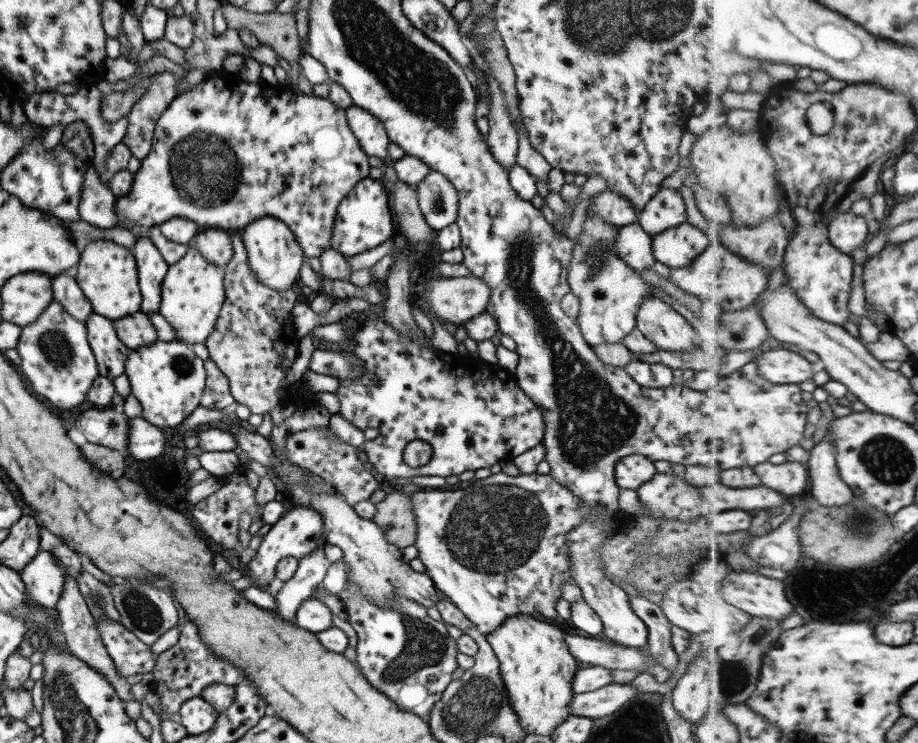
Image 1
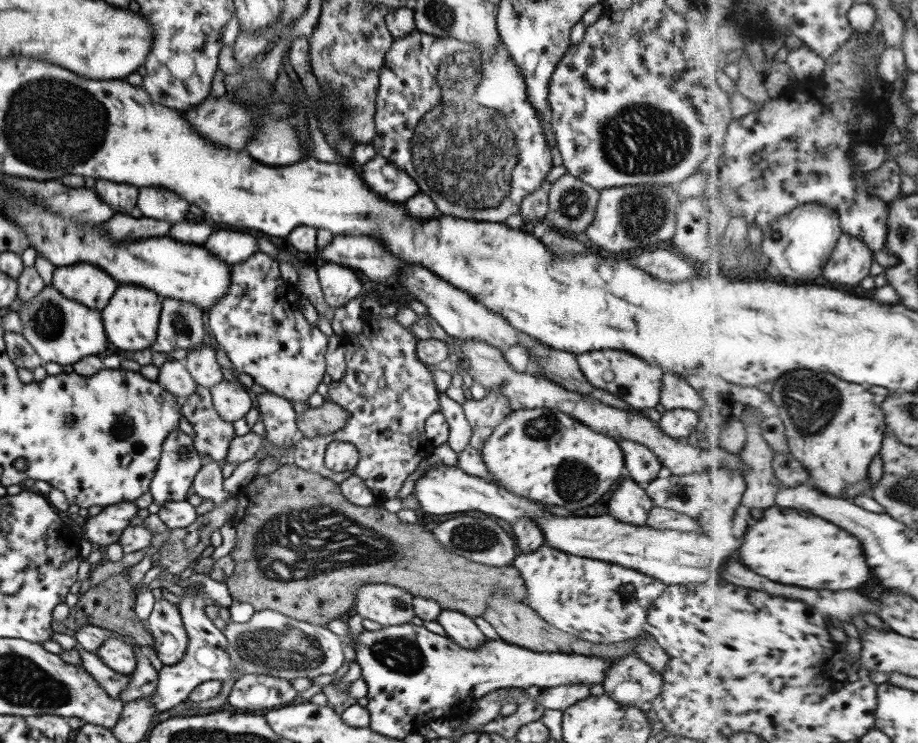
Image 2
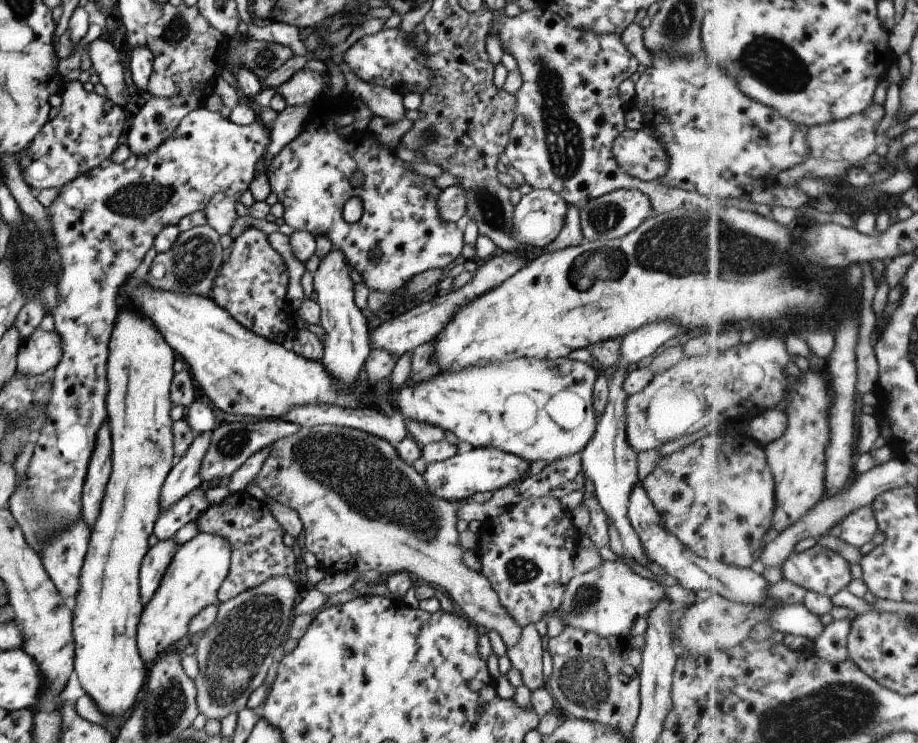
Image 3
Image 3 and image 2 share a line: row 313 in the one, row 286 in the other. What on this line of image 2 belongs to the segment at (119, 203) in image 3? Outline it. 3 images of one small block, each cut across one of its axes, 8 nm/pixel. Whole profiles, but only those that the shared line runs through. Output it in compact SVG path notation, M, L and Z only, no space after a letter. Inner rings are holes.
M75 262L55 267L50 286L65 298L84 304L86 308L101 310L118 283L95 264Z

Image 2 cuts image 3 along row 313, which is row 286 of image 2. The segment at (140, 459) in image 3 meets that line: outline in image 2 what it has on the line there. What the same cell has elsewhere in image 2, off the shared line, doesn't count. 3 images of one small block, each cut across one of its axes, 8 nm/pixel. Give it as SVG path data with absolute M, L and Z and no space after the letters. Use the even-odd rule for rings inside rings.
M118 284L107 306L101 310L103 330L107 332L107 340L121 348L121 350L143 350L153 344L157 334L157 325L160 314L161 298L155 292L141 288L135 284Z

